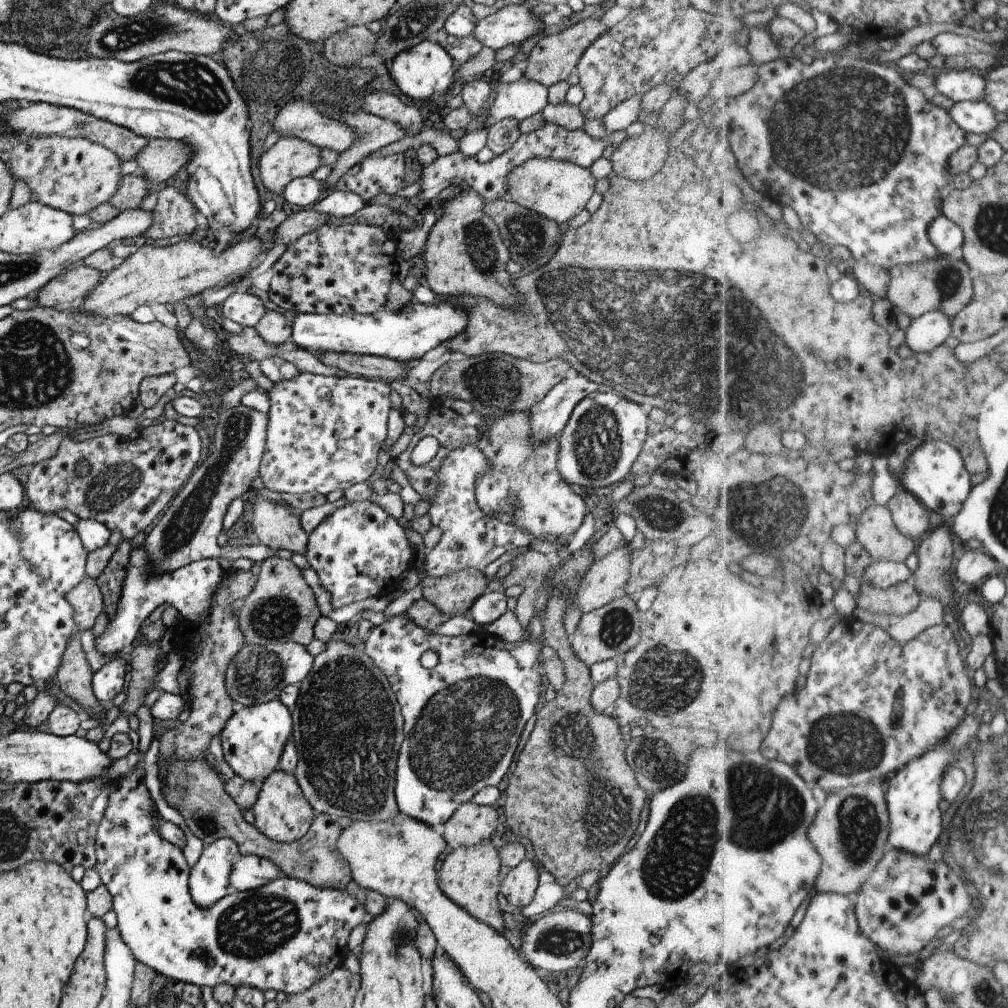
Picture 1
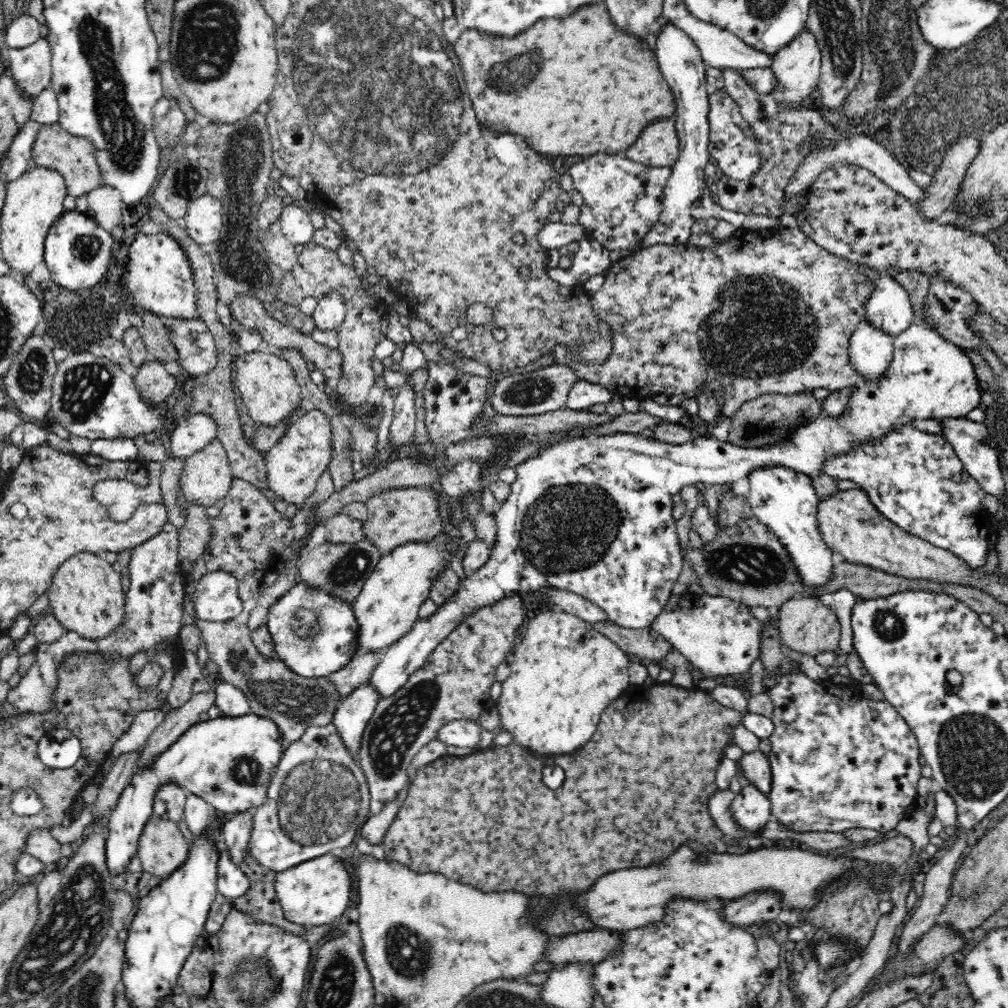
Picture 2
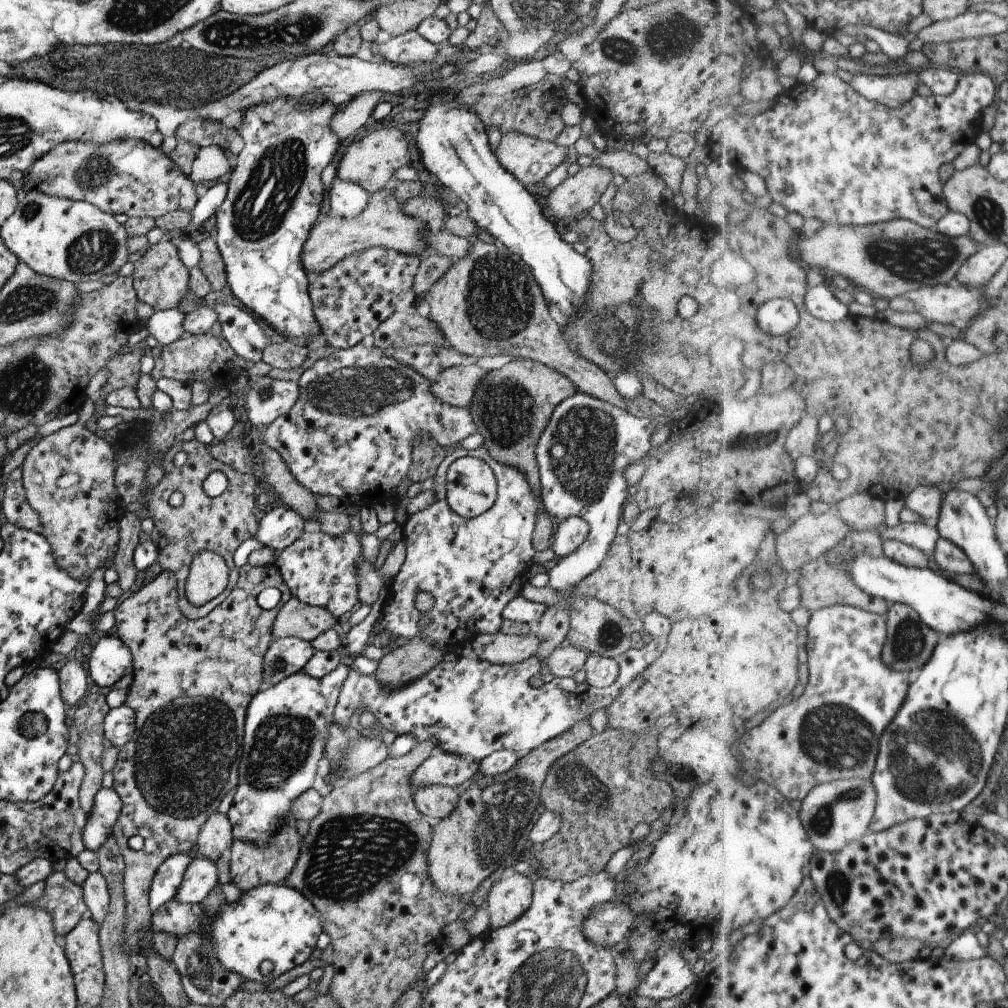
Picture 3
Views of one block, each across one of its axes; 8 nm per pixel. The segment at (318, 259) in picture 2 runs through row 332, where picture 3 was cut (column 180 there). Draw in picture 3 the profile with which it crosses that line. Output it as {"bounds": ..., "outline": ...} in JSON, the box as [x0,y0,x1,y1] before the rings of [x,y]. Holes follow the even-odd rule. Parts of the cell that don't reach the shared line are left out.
{"bounds":[150,333,241,390],"outline":[[[210,333],[200,335],[184,334],[174,343],[162,347],[162,355],[158,356],[155,368],[150,374],[156,381],[160,380],[160,378],[168,378],[189,385],[201,381],[211,390],[215,387],[218,376],[222,378],[225,385],[231,384],[238,374],[241,374],[232,361],[237,355],[222,334],[218,336]]]}

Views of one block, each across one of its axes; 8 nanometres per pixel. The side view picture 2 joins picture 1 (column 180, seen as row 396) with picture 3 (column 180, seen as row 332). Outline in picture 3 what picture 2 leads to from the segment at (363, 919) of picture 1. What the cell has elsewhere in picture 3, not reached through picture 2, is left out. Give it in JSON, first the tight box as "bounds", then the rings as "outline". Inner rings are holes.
{"bounds":[150,883,322,982],"outline":[[[284,883],[266,884],[252,888],[241,894],[236,903],[227,903],[220,910],[218,918],[208,922],[200,904],[180,904],[178,900],[168,900],[152,916],[150,932],[168,932],[174,936],[184,937],[190,932],[204,932],[203,936],[212,940],[214,954],[224,970],[242,974],[246,981],[272,982],[309,960],[317,948],[317,941],[322,934],[320,912],[302,893]],[[272,962],[274,969],[262,975],[260,964]]]}

